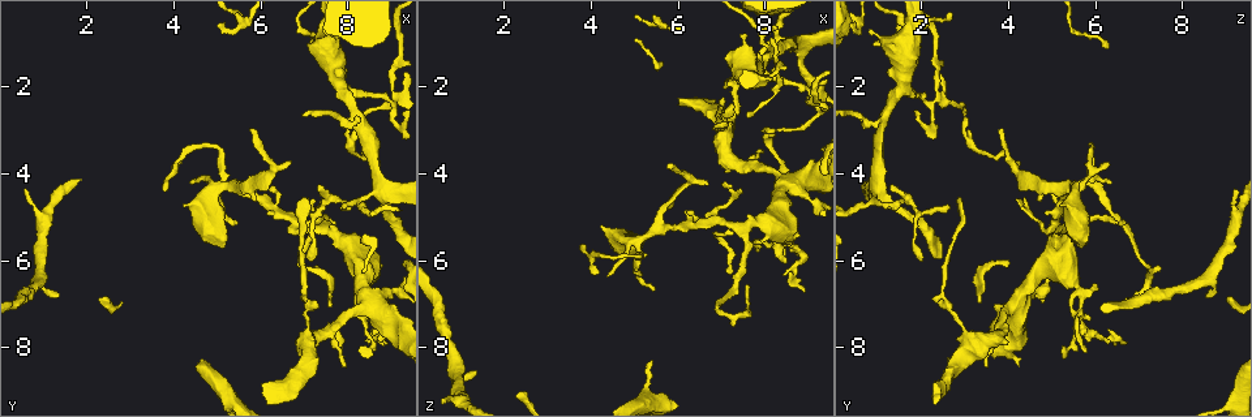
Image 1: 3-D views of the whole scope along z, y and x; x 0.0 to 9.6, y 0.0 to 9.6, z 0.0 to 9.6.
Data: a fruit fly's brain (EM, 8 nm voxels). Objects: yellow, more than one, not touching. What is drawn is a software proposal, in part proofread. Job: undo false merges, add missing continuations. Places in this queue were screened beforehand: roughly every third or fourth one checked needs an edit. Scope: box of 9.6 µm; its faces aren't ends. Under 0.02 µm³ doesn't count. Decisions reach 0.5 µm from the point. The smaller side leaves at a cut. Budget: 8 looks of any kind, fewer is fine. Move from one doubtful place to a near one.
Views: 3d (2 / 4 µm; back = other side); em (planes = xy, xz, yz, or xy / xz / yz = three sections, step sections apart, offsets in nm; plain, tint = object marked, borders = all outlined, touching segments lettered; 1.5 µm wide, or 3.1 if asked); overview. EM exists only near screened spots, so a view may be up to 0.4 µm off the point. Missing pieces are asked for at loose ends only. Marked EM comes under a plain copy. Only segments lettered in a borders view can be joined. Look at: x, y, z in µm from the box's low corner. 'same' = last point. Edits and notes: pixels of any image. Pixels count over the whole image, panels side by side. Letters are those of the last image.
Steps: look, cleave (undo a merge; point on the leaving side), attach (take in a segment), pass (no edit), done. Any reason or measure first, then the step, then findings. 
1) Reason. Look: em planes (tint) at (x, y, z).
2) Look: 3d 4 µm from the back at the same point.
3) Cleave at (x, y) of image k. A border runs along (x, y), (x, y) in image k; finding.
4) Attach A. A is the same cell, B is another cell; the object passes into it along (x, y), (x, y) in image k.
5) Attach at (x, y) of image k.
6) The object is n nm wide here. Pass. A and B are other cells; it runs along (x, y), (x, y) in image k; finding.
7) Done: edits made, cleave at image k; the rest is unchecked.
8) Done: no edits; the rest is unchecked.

Tapers out. Look: em xy step 8 (tint) at (5.45, 5.10, 6.65).

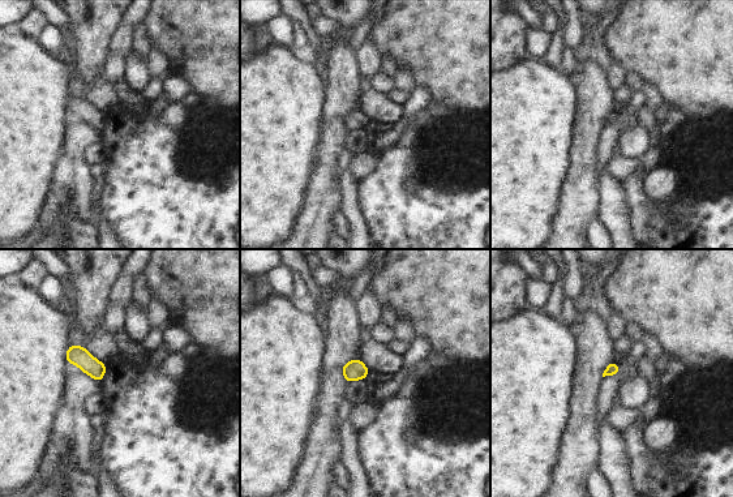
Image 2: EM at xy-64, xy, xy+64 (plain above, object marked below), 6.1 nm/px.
Cut it another way. Look: em planes (borders) at the same point.

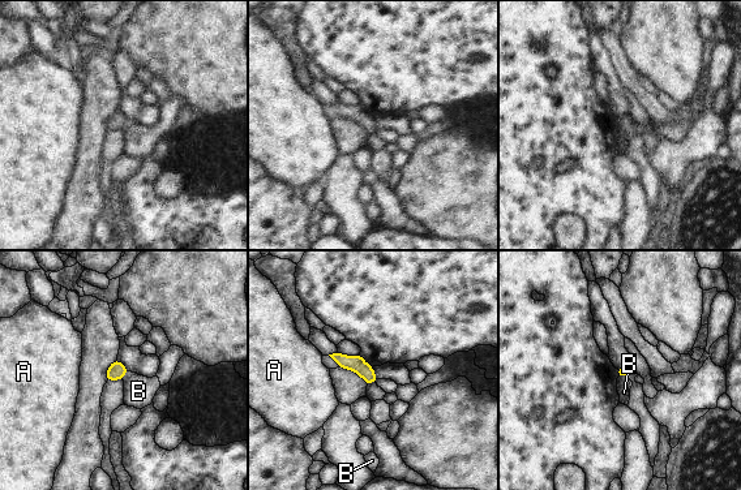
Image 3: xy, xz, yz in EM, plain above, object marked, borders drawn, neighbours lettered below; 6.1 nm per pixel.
Pass. A and B are other cells; a border runs along (619, 375), (628, 377) in image 3; none of them fits.

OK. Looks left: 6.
Look: em planes (tint) at (8.45, 6.70, 6.10).

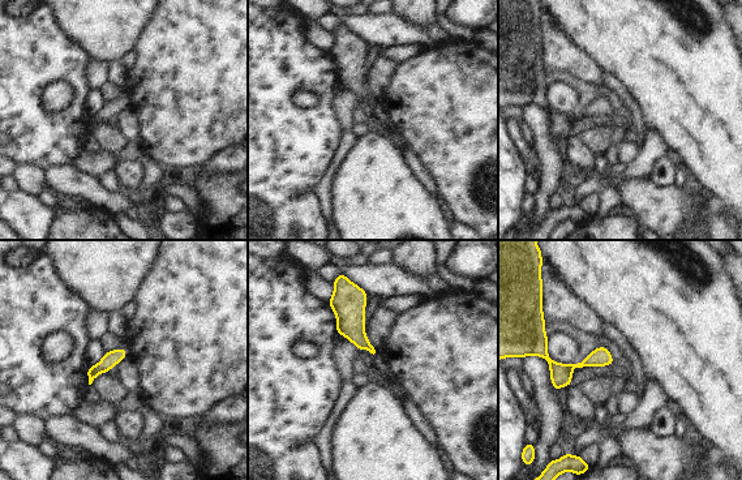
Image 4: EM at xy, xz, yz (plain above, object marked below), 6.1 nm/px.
See the neighbours. Look: em planes (borders) at the same point.

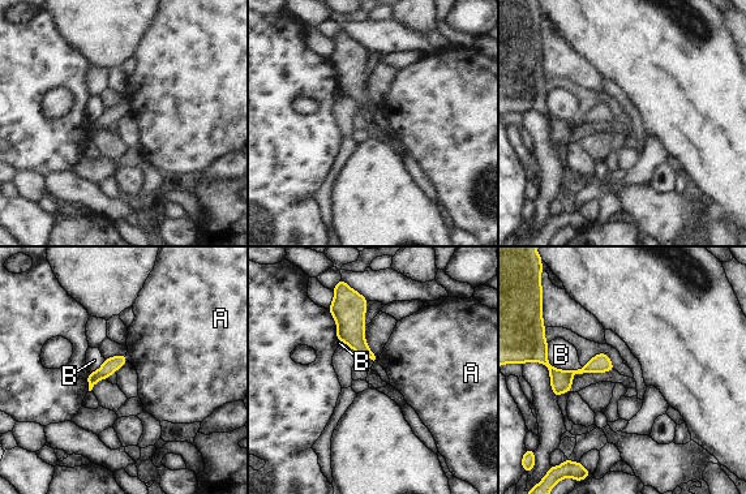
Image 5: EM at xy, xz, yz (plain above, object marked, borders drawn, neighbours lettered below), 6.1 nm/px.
Pass. A and B are other cells; none of them fits.

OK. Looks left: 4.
Abrupt turn. Look: 3d 2 µm at (6.35, 3.85, 4.20).

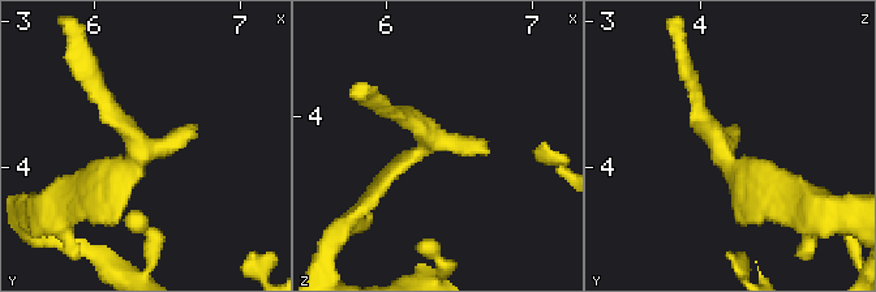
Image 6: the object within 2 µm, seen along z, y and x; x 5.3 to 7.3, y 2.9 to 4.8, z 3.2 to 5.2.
Look: em planes (borders) at (6.30, 3.86, 4.16).

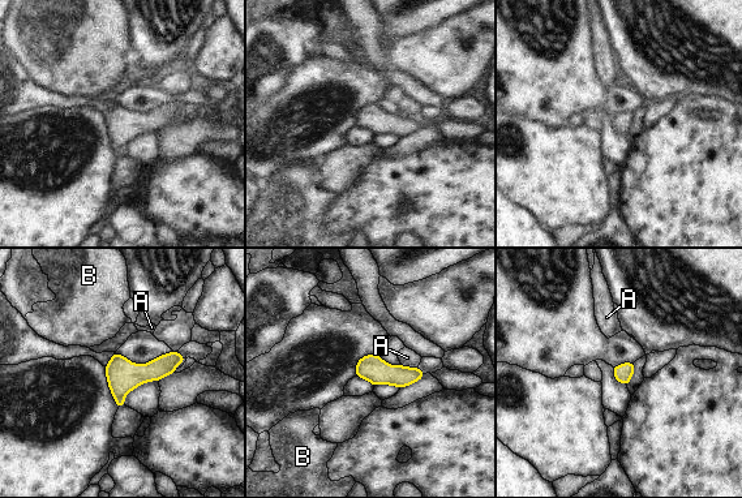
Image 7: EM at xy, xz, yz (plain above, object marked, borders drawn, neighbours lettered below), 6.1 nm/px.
The longest contact is with A, 110 nm. Pass. A and B are other cells; a border runs along (402, 364), (417, 368) in image 7; continuous, no second neuron.

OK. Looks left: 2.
Small branch off a trunk. Look: 3d 4 µm at (8.35, 6.85, 4.20).

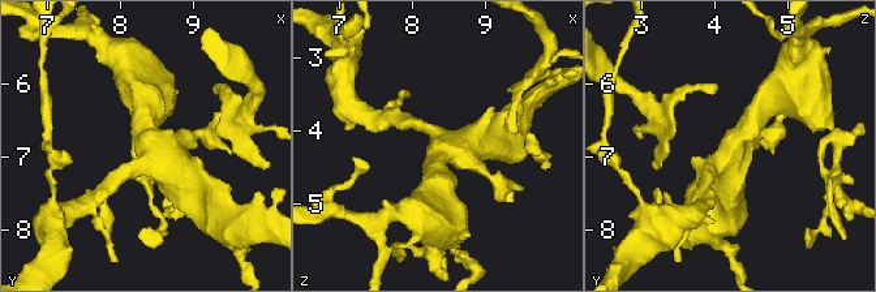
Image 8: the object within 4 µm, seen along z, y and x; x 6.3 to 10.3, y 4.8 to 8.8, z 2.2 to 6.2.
Look: em planes (borders) at (8.40, 6.90, 4.25).

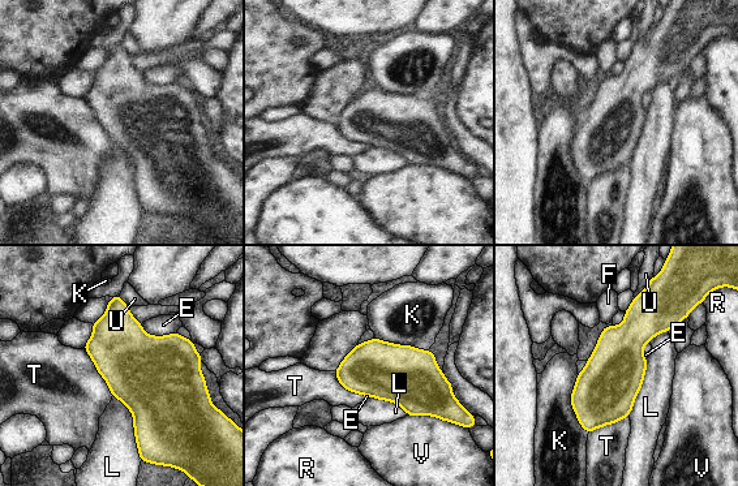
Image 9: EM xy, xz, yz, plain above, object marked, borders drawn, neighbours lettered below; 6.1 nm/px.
Pass. E, F, K, L, R, T, U and V are other cells; a border runs along (84, 348), (112, 395) in image 9; continuous, no second neuron.

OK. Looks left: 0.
Done: no edits; the rest is unchecked.

